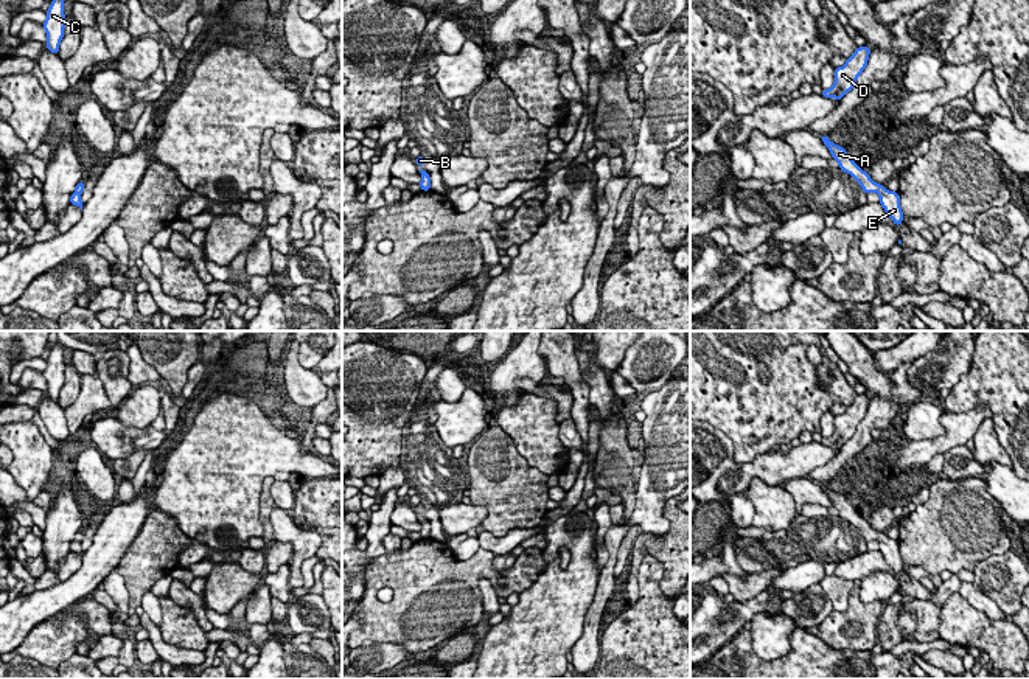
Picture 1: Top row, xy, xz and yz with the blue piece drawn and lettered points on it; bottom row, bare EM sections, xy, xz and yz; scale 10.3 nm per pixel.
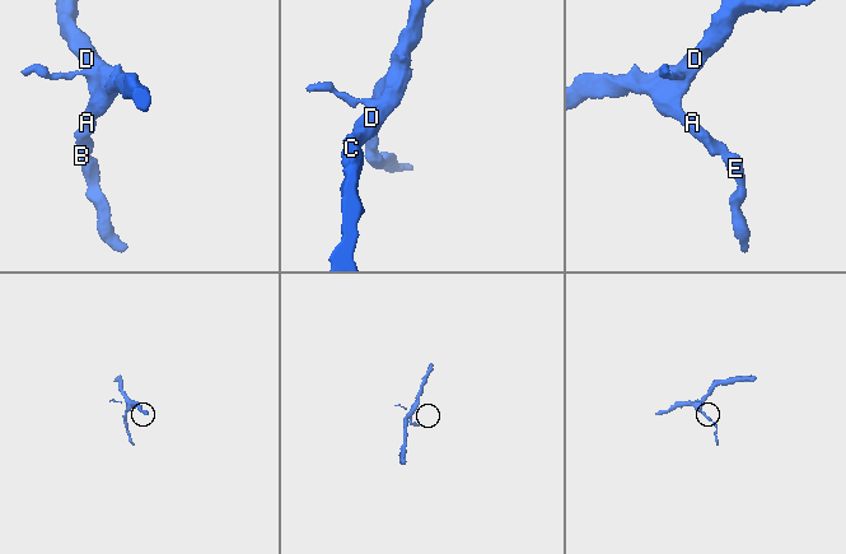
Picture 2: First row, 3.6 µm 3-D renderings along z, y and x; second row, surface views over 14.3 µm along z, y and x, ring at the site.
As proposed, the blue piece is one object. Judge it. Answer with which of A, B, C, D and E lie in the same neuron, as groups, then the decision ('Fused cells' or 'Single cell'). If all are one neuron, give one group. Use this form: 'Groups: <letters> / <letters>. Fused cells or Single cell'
Groups: A B C D E. Single cell

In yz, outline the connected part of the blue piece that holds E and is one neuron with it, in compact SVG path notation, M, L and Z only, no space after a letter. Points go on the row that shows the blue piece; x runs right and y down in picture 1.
M821 137L824 145L828 148L833 160L838 162L842 172L850 174L863 188L866 194L877 193L880 204L884 208L884 213L894 221L898 227L903 222L903 211L900 207L900 194L895 191L886 190L881 183L877 183L870 176L861 169L852 157L846 152L842 146L835 145L828 137Z

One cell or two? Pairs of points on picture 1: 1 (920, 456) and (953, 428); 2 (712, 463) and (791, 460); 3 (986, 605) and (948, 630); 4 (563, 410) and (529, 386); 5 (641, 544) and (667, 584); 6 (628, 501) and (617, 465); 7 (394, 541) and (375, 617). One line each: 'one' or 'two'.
1: one
2: one
3: two
4: one
5: one
6: one
7: two

